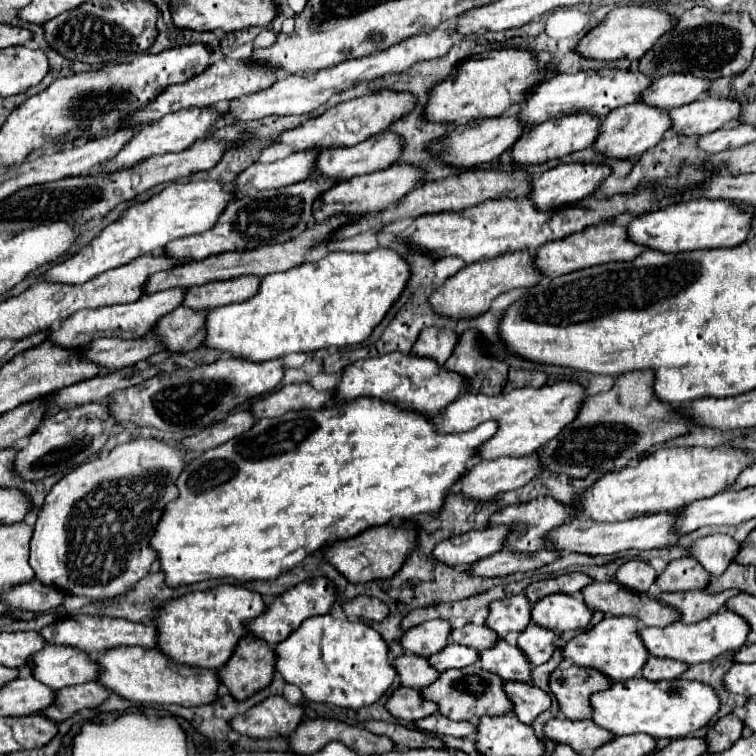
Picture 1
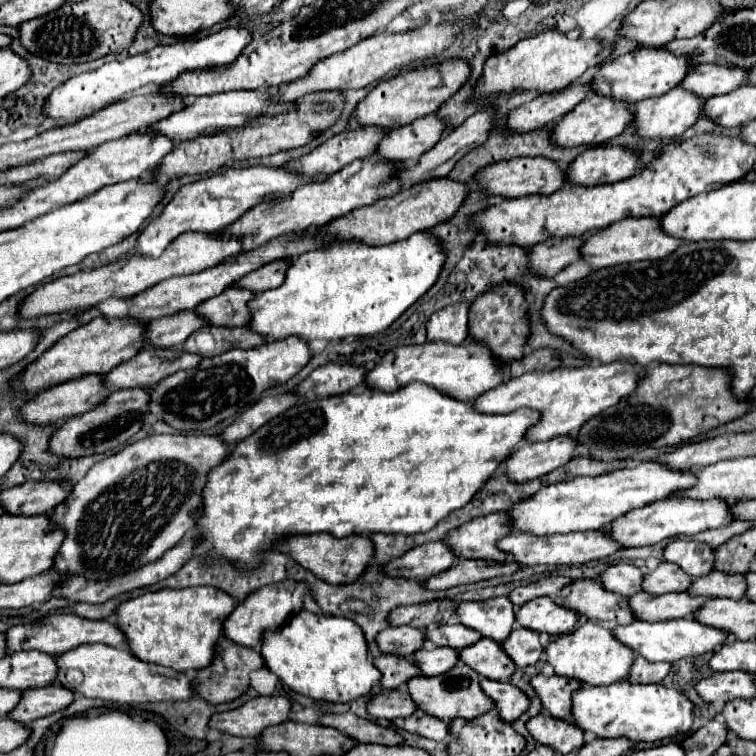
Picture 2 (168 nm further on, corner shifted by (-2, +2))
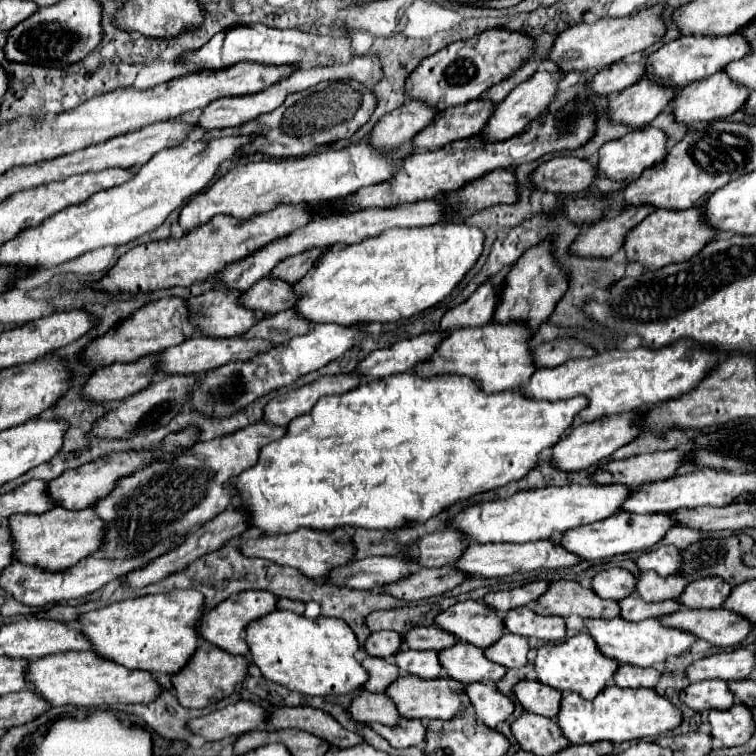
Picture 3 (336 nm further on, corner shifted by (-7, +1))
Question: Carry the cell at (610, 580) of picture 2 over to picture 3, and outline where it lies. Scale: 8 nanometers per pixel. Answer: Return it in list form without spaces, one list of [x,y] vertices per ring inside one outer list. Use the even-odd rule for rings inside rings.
[[[623,567],[605,569],[593,577],[593,591],[601,599],[621,601],[631,593],[635,593],[635,585],[637,585],[637,577]]]

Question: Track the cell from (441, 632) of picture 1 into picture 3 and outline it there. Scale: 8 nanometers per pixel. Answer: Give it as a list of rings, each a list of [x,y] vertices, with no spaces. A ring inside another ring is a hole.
[[[377,631],[365,643],[365,651],[373,657],[391,659],[403,647],[403,635],[397,631]]]

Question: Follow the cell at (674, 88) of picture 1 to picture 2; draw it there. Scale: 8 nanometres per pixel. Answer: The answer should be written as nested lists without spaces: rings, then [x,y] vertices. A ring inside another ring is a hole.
[[[700,64],[696,66],[684,80],[682,88],[696,92],[702,98],[720,96],[734,92],[740,86],[748,84],[750,70],[738,66],[722,66],[722,64]]]

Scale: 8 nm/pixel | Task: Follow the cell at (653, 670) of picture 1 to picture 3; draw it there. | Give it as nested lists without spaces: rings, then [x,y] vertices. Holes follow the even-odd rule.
[[[621,665],[613,677],[613,683],[619,687],[655,687],[661,673],[653,667],[635,667],[635,665]]]

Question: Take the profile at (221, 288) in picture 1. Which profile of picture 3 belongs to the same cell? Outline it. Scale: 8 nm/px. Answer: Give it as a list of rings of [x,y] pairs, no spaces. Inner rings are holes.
[[[309,249],[305,251],[303,255],[293,255],[293,257],[287,257],[283,259],[273,271],[271,271],[271,277],[279,277],[281,281],[285,279],[285,283],[291,283],[293,281],[299,281],[313,265],[313,261],[321,255],[321,249]]]

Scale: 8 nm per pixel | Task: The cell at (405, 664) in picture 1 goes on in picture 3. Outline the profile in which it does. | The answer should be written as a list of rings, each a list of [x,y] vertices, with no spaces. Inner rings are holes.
[[[365,657],[361,665],[369,669],[369,681],[363,687],[371,693],[385,693],[385,689],[399,677],[397,665],[381,657]]]

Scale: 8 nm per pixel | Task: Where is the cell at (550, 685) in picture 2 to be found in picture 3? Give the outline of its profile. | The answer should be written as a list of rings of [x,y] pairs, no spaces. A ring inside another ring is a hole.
[[[519,681],[515,687],[515,697],[521,701],[525,711],[537,713],[549,719],[555,719],[559,709],[561,709],[561,691],[559,689],[549,689],[547,685],[541,685],[539,681]]]

